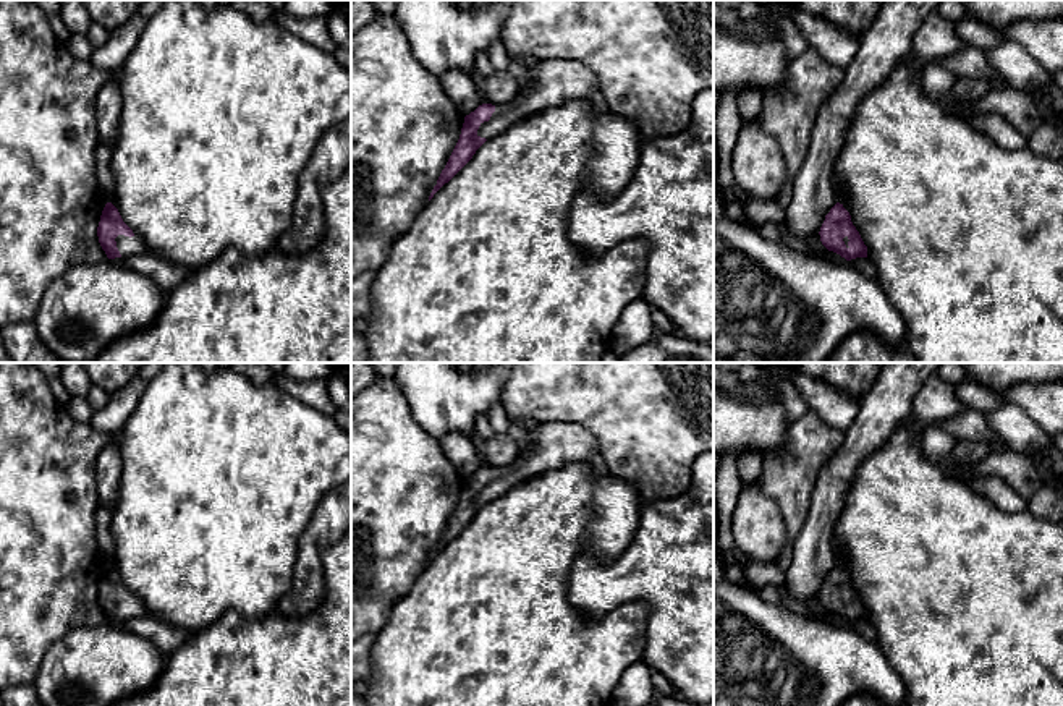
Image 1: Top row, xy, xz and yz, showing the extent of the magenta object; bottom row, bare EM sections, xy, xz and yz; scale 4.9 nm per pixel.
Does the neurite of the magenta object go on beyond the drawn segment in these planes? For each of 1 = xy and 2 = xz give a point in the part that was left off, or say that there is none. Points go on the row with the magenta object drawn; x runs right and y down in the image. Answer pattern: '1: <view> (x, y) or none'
1: xy (125, 245)
2: xz (547, 83)

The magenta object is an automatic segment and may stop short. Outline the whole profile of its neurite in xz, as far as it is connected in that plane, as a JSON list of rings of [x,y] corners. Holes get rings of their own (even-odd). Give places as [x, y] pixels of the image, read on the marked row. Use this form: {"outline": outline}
{"outline": [[[561,58],[539,60],[526,65],[519,73],[523,76],[524,87],[515,102],[502,107],[482,104],[474,112],[464,117],[460,139],[437,180],[437,185],[432,189],[429,201],[472,159],[476,151],[490,136],[502,133],[503,130],[526,118],[531,113],[537,113],[570,100],[591,100],[592,94],[599,91],[599,81],[594,71],[586,63],[581,63],[578,60],[561,60]]]}

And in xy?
{"outline": [[[107,202],[102,211],[97,236],[108,259],[147,253],[144,241],[123,222],[112,202]]]}

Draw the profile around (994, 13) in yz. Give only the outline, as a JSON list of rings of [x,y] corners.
[[[961,0],[966,16],[990,28],[1063,18],[1063,0]]]

